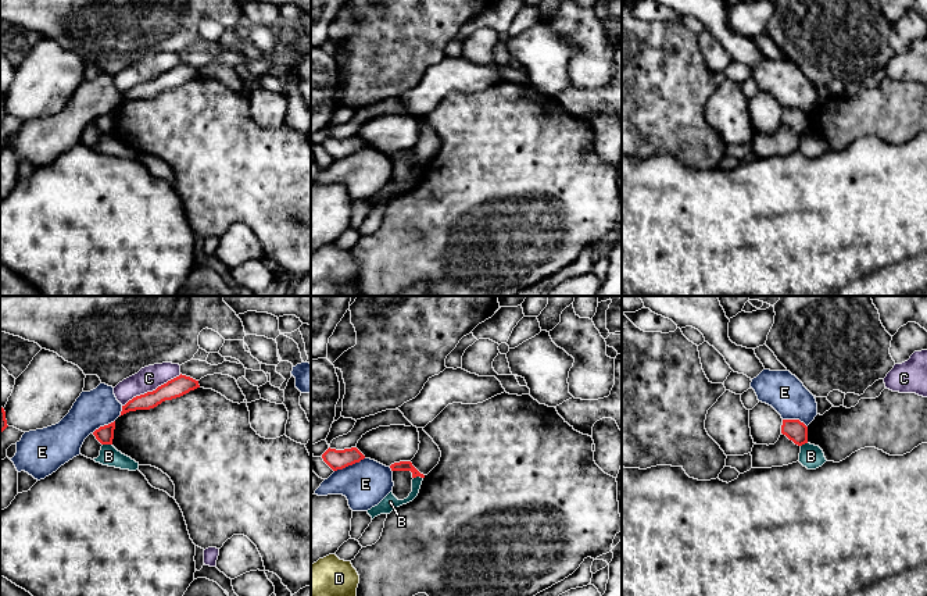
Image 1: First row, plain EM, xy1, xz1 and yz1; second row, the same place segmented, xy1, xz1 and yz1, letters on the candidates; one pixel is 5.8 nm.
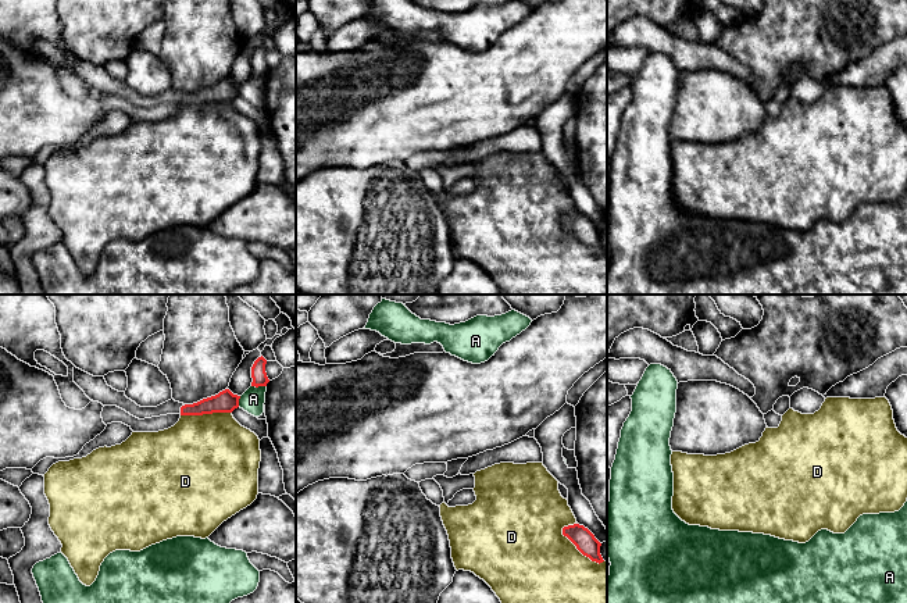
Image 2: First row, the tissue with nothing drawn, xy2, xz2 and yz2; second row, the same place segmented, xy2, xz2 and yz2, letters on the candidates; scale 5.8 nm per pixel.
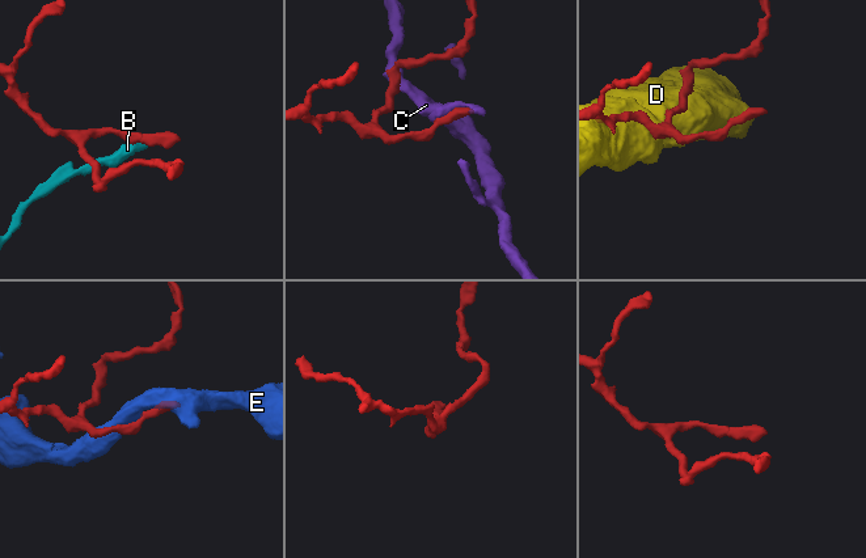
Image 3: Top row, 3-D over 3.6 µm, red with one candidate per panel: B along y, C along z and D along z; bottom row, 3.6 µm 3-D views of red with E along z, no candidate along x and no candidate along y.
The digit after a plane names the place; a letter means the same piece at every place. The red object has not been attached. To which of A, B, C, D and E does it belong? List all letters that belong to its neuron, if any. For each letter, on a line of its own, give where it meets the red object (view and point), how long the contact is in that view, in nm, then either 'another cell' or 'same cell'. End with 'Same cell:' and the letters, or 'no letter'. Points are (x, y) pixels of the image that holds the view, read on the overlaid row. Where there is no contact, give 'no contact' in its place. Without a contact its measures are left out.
A: xy2 (259, 385) | 90 nm | another cell
B: xy1 (107, 443) | 60 nm | another cell
C: xy1 (153, 391) | 400 nm | another cell
D: xz2 (581, 552) | 320 nm | another cell
E: xz1 (349, 464) | 190 nm | another cell
Same cell: no letter

